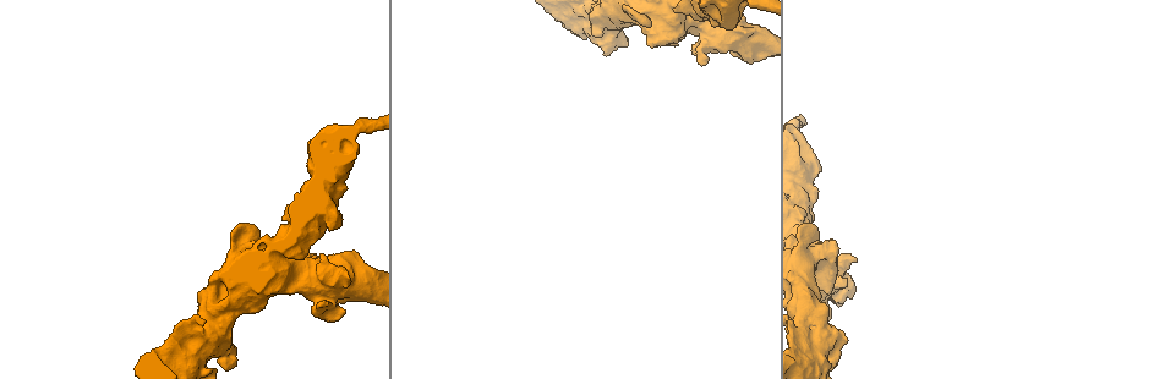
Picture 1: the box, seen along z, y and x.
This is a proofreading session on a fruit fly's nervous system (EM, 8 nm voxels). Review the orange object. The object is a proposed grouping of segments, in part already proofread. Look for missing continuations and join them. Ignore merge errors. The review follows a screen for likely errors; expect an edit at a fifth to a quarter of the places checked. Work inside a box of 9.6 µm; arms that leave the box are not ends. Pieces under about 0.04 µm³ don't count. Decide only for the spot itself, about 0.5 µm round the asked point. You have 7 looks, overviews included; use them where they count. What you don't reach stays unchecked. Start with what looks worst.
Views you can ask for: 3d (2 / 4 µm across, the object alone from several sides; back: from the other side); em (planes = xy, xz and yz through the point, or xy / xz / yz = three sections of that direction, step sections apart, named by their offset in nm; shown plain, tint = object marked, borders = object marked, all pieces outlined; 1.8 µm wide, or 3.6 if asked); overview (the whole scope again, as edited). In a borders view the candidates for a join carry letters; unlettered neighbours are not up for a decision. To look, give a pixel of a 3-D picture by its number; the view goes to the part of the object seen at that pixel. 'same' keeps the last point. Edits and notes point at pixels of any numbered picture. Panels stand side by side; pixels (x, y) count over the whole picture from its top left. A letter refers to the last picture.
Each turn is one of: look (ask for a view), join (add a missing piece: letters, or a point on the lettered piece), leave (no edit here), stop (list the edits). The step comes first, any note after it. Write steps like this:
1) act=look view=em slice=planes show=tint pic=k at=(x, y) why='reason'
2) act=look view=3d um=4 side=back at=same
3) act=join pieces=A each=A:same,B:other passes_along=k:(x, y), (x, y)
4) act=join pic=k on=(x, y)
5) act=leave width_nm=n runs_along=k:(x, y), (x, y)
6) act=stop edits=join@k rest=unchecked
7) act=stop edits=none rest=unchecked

act=look view=em um=3.6 slice=planes show=plain pic=1 at=(295, 241)

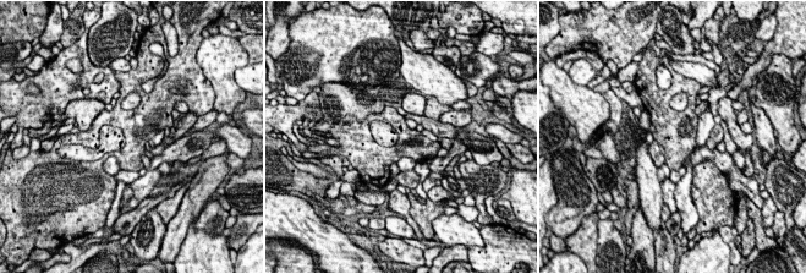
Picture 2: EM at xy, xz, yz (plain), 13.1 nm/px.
act=look view=em um=3.6 slice=planes show=borders at=same

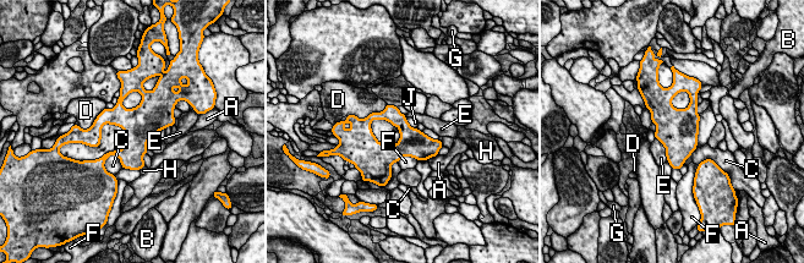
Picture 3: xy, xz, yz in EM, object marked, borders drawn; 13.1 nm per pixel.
act=leave each=A:other,B:other,C:other,D:other,E:other,F:other,G:other,H:other,J:other border=3:(143, 153), (143, 163), (146, 165) found='no lettered piece goes on from it'

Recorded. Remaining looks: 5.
act=look view=em um=3.6 slice=xz step=16 show=tint pic=1 at=(193, 354) why='abrupt turn'

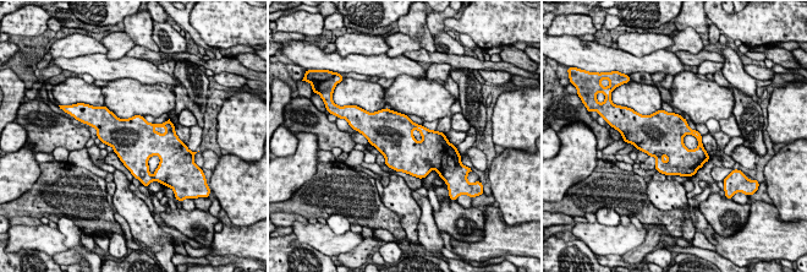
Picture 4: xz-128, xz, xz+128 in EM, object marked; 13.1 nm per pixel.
act=look view=em um=3.6 slice=xy step=8 show=borders at=same

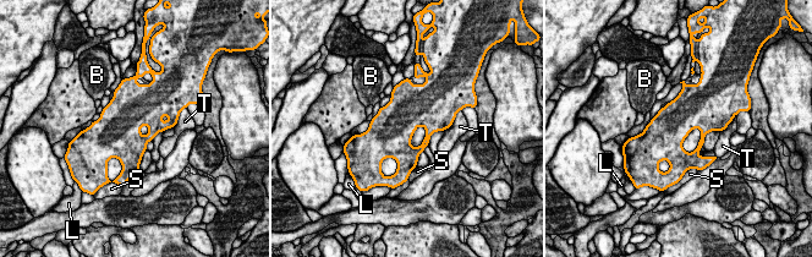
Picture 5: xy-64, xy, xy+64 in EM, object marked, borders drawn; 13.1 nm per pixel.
act=leave width_nm=500 each=B:other,L:other,S:other,T:other found='none of them fits'

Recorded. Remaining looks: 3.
act=look view=em slice=yz step=16 show=borders pic=1 at=(342, 315) why='stops while still wide'

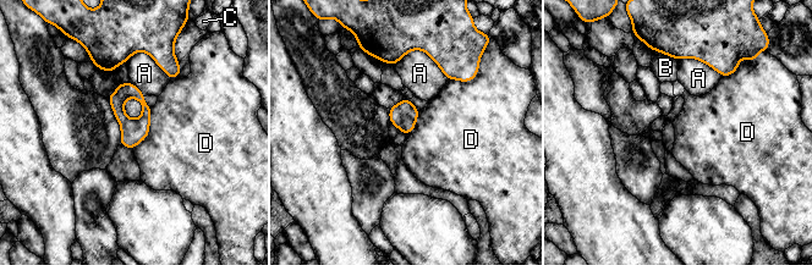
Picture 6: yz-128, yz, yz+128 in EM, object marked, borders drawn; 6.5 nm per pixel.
act=leave each=A:other,B:other,C:other,D:other border=6:(152, 108), (148, 134), (133, 149) found='no lettered piece goes on from it'

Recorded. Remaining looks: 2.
act=stop edits=none rest=unchecked

